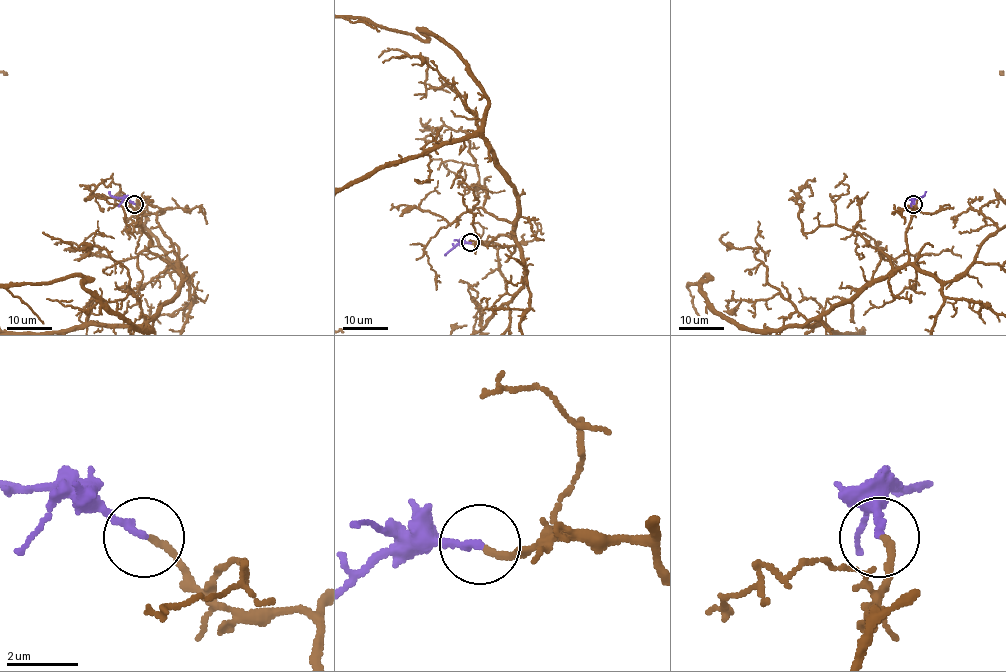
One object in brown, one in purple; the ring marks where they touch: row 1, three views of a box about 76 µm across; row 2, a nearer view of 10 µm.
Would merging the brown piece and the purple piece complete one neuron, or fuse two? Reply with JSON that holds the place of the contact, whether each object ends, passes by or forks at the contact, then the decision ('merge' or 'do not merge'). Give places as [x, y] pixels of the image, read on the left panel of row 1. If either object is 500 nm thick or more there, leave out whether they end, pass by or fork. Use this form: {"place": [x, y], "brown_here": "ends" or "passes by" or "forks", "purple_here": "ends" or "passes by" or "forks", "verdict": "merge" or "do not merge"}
{"place": [134, 204], "brown_here": "ends", "purple_here": "ends", "verdict": "merge"}

